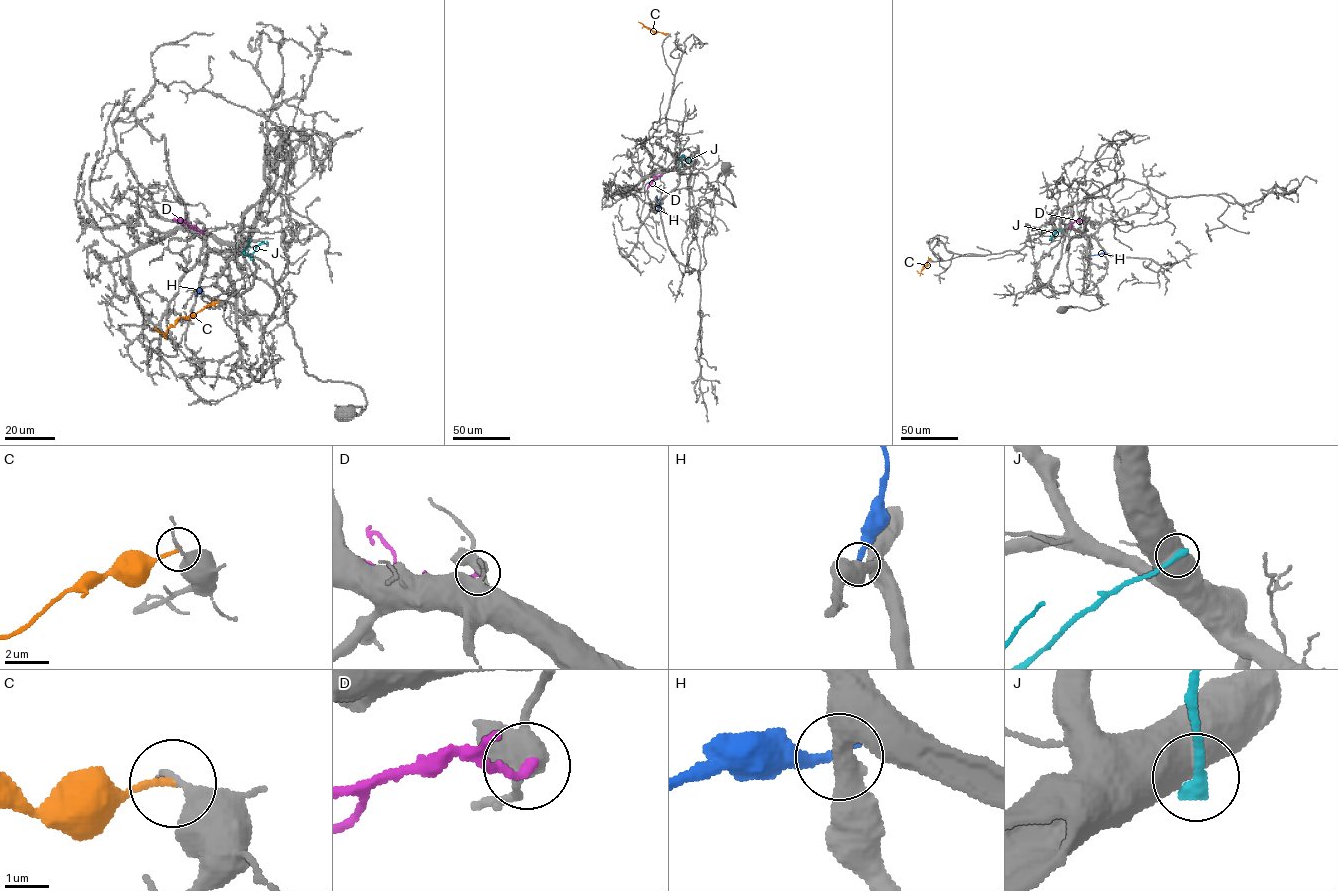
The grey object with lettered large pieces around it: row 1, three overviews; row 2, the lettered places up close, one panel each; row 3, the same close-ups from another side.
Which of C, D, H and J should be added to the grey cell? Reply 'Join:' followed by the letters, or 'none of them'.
Join: none of them

